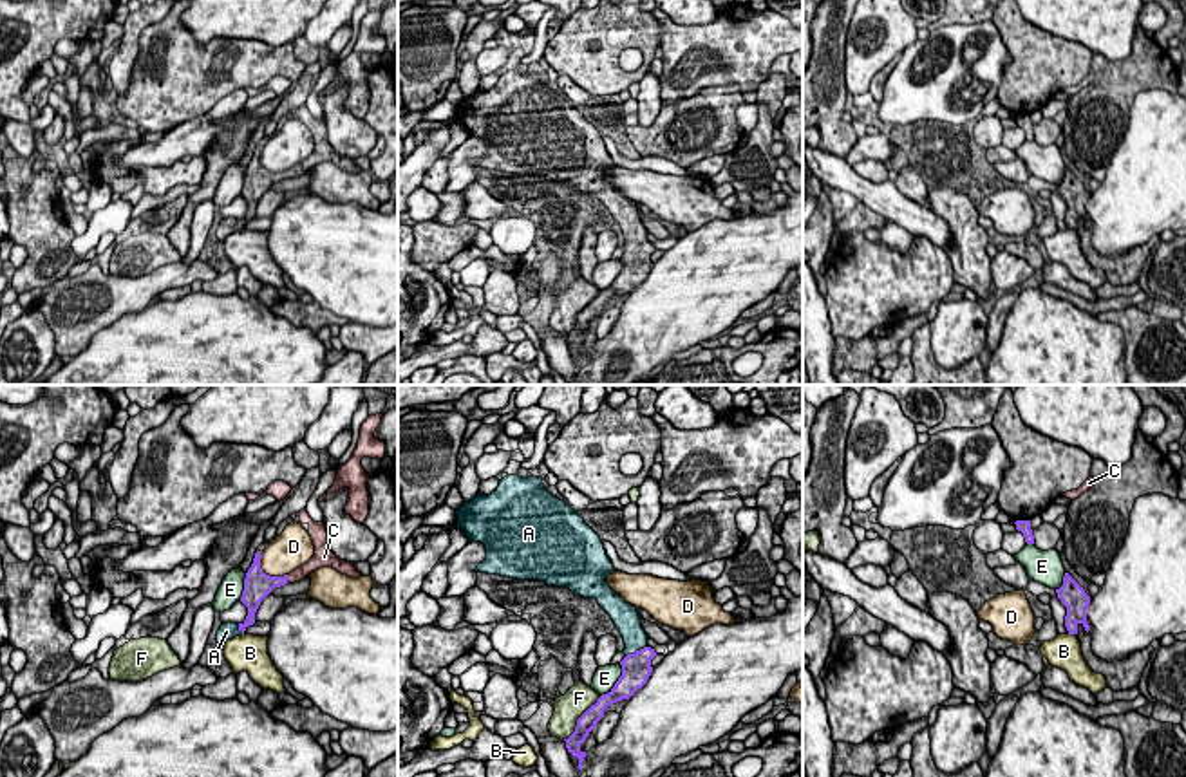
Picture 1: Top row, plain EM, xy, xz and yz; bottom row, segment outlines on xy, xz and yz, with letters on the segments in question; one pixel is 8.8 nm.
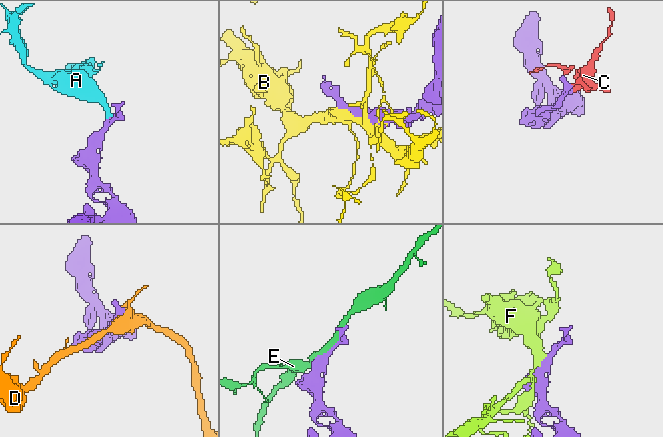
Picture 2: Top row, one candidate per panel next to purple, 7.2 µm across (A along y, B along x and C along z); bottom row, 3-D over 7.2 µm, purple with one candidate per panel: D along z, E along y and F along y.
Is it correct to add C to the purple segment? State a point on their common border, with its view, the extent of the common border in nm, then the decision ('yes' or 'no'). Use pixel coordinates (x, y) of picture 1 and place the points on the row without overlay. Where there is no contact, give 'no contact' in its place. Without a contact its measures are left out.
xy (286, 174) | 80 nm | yes

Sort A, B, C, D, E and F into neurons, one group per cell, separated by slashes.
A C / B / D / E / F

